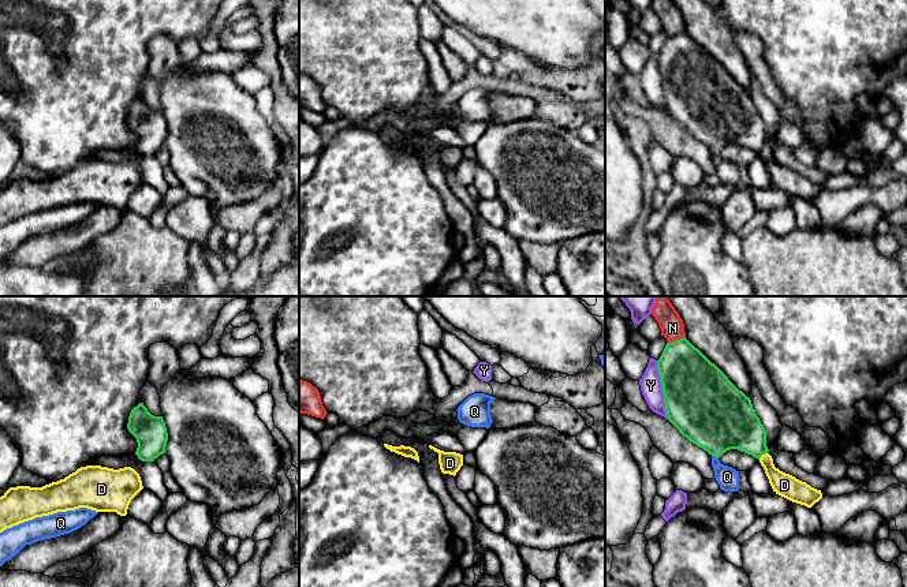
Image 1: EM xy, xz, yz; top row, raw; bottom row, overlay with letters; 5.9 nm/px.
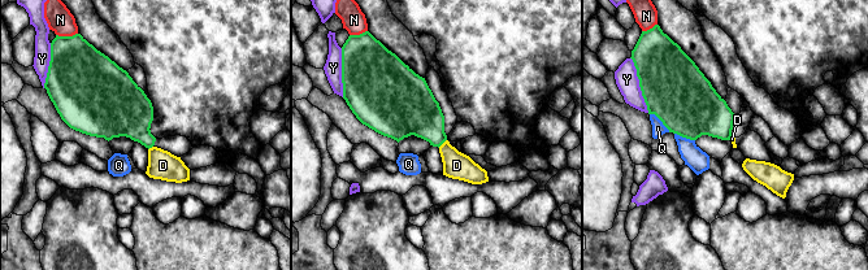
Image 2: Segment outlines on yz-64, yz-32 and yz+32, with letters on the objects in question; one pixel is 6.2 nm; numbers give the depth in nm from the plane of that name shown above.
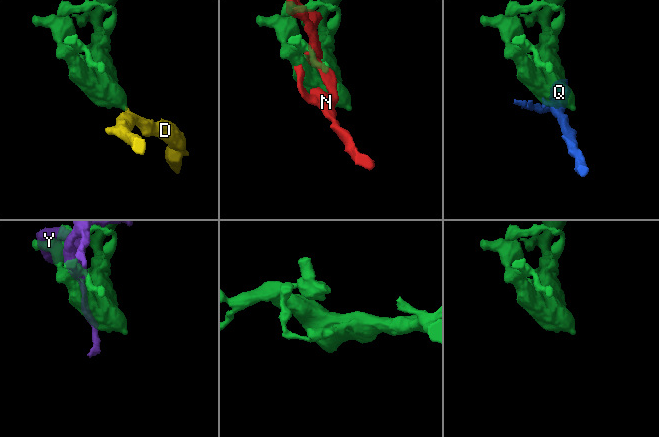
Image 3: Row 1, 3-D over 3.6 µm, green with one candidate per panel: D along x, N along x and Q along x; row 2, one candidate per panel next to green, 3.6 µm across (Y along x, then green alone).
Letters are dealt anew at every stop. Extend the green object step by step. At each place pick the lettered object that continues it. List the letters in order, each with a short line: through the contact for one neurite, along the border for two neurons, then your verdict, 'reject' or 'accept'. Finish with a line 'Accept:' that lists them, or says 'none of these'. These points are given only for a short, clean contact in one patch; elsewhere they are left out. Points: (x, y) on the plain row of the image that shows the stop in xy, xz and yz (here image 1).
D: line yz (766, 146), (758, 153); reject
N: reject
Q: reject
Y: reject
Accept: none of these

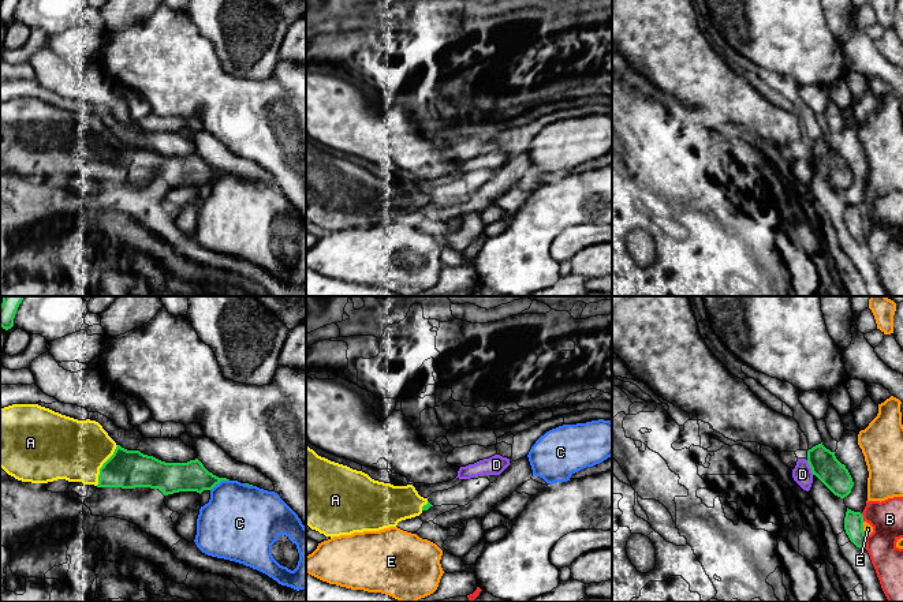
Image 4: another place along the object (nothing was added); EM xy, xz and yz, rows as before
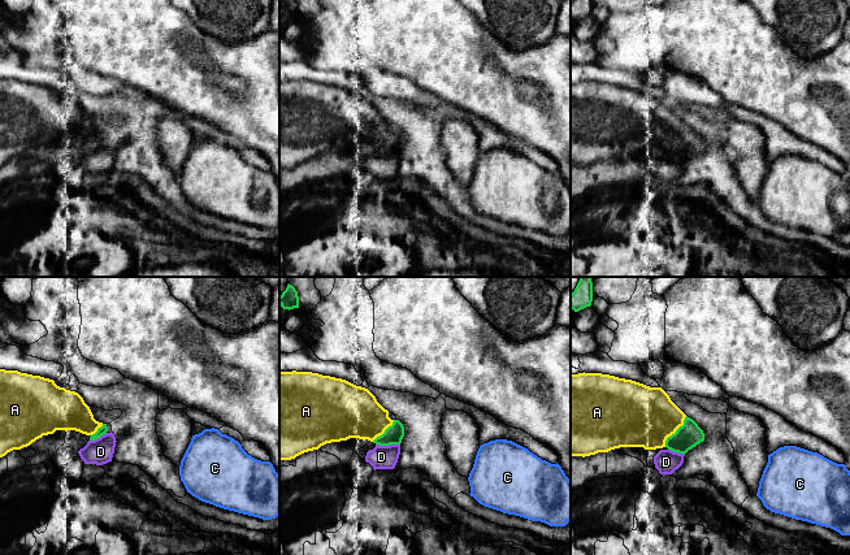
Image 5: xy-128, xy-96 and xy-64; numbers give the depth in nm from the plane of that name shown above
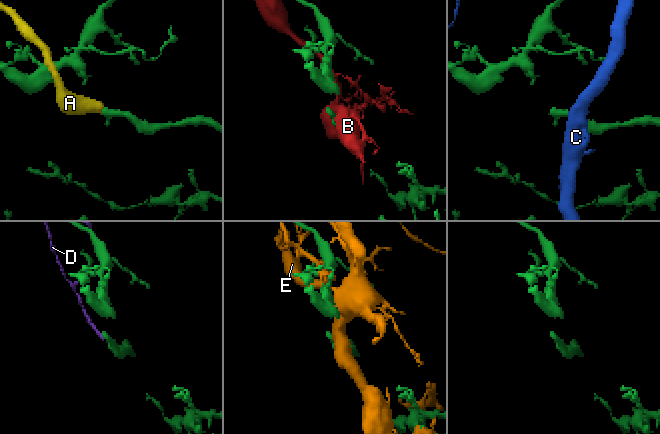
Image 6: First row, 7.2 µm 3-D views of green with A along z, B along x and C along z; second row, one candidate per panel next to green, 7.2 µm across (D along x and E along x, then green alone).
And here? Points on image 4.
A: line xy (124, 163), (103, 160), (84, 146), (64, 142); accept
B: reject
C: reject
D: reject
E: reject
Accept: A

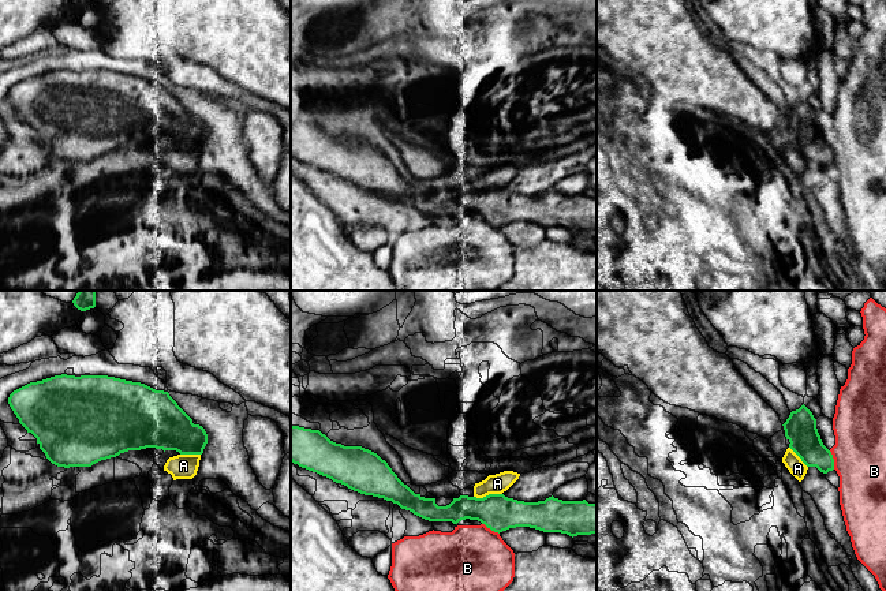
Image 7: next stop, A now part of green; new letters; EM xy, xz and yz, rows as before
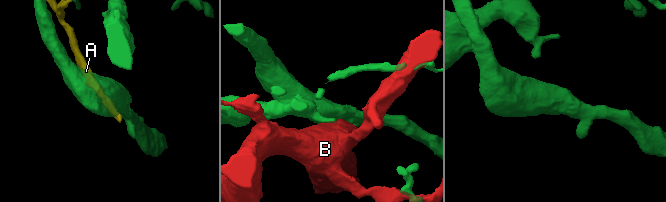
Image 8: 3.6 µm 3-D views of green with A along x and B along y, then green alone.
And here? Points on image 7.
A: reject
B: reject
Accept: none of these

